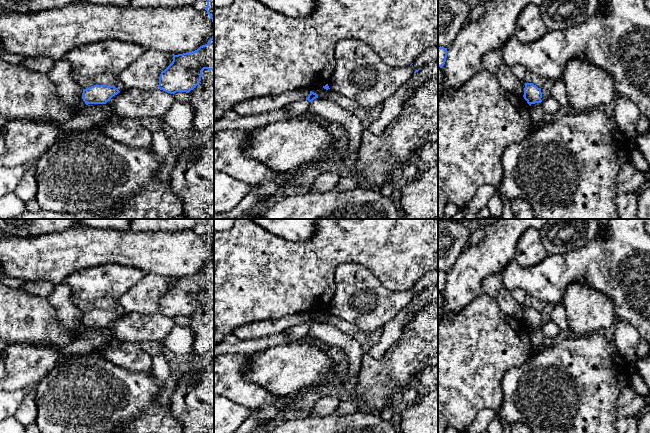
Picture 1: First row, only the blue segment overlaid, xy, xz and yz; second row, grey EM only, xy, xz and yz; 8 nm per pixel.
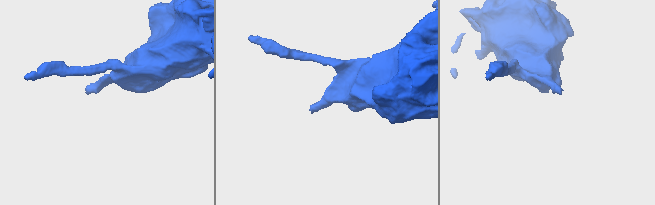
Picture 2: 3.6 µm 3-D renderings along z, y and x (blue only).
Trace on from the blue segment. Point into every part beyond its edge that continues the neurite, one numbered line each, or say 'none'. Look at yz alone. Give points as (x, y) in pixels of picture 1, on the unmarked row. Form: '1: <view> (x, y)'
none

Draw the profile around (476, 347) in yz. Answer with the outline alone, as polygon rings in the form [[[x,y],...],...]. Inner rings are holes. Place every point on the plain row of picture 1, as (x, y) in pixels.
[[[481,293],[465,309],[460,312],[451,312],[445,314],[442,311],[438,313],[438,412],[443,415],[448,426],[451,426],[463,433],[475,420],[476,415],[482,409],[491,409],[497,412],[503,403],[502,379],[509,369],[517,368],[523,365],[532,355],[532,344],[530,341],[530,332],[524,321],[513,321],[504,314],[496,300],[489,294]]]

